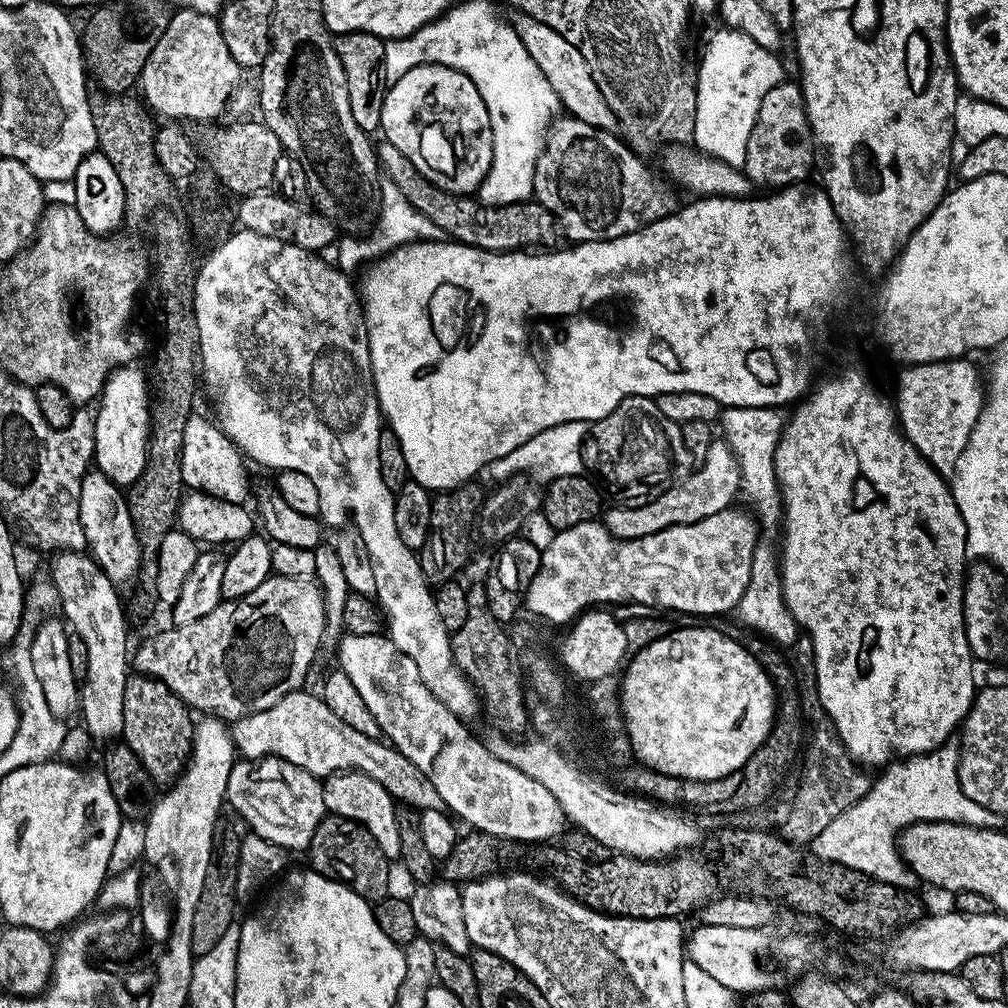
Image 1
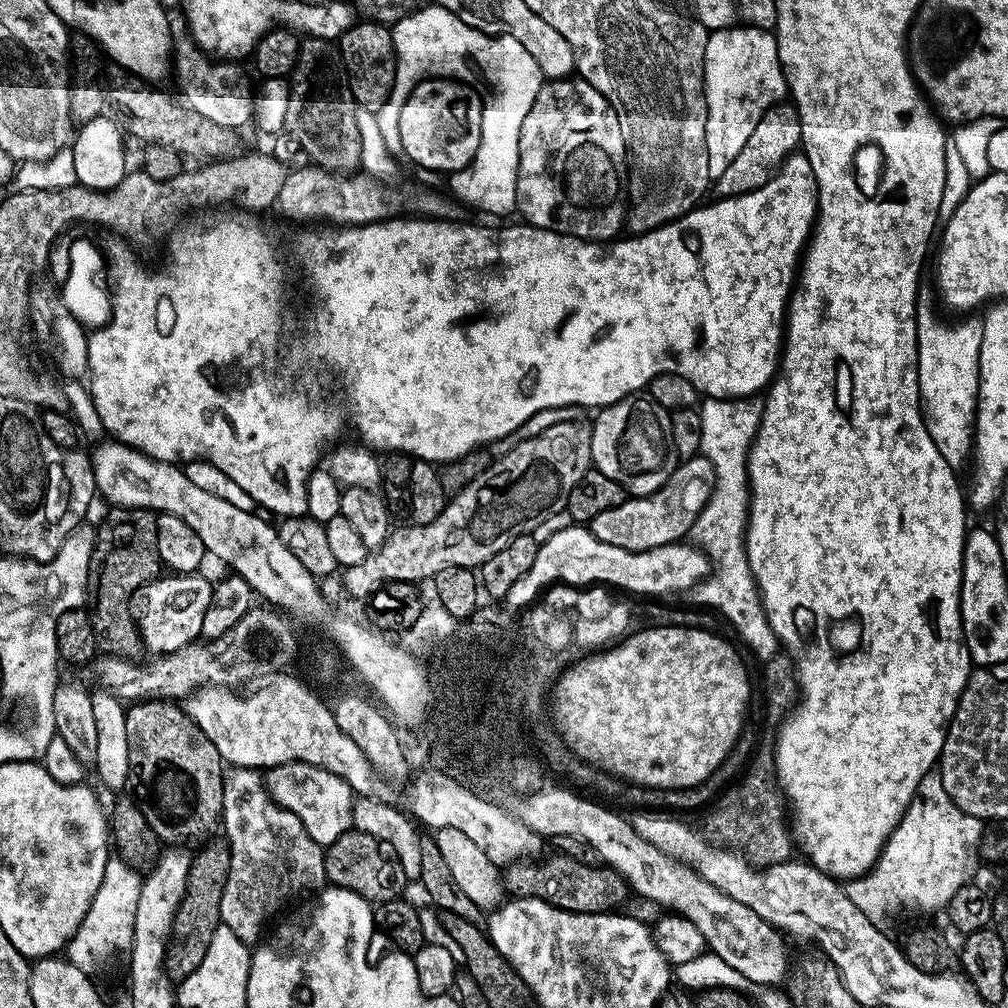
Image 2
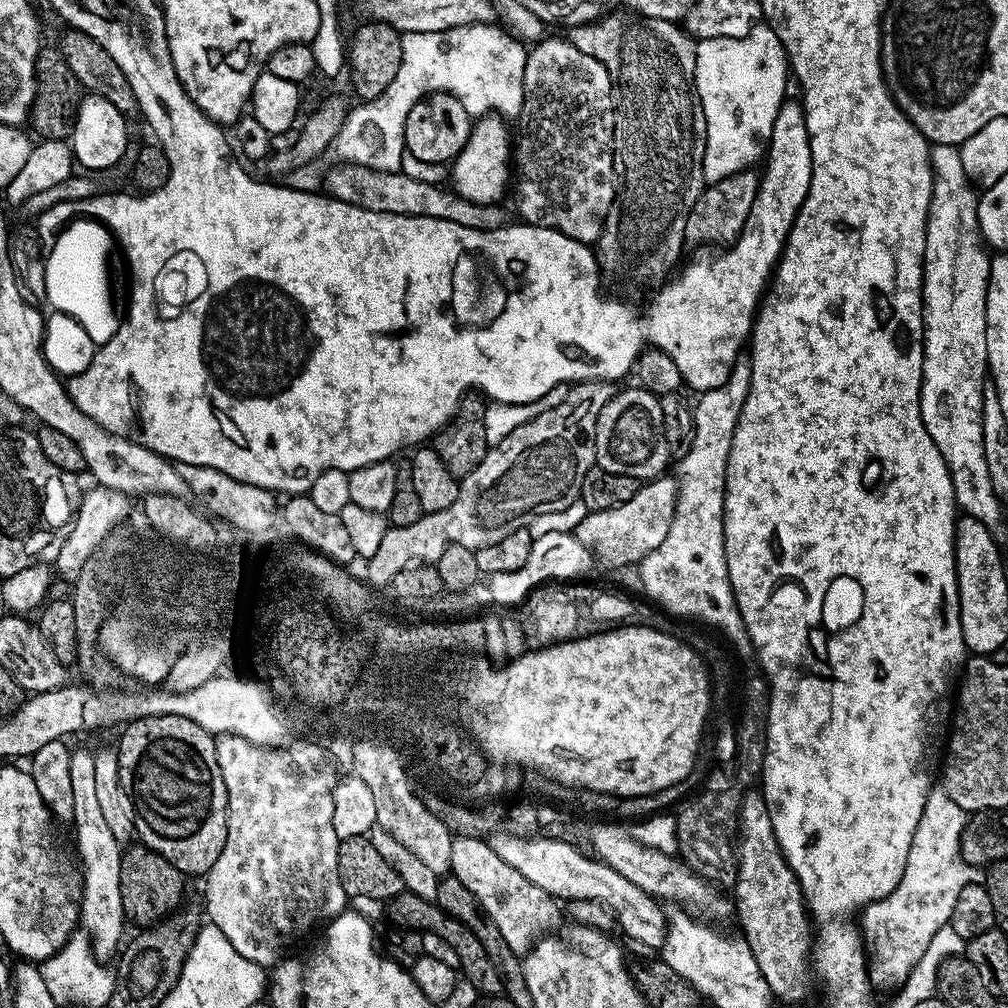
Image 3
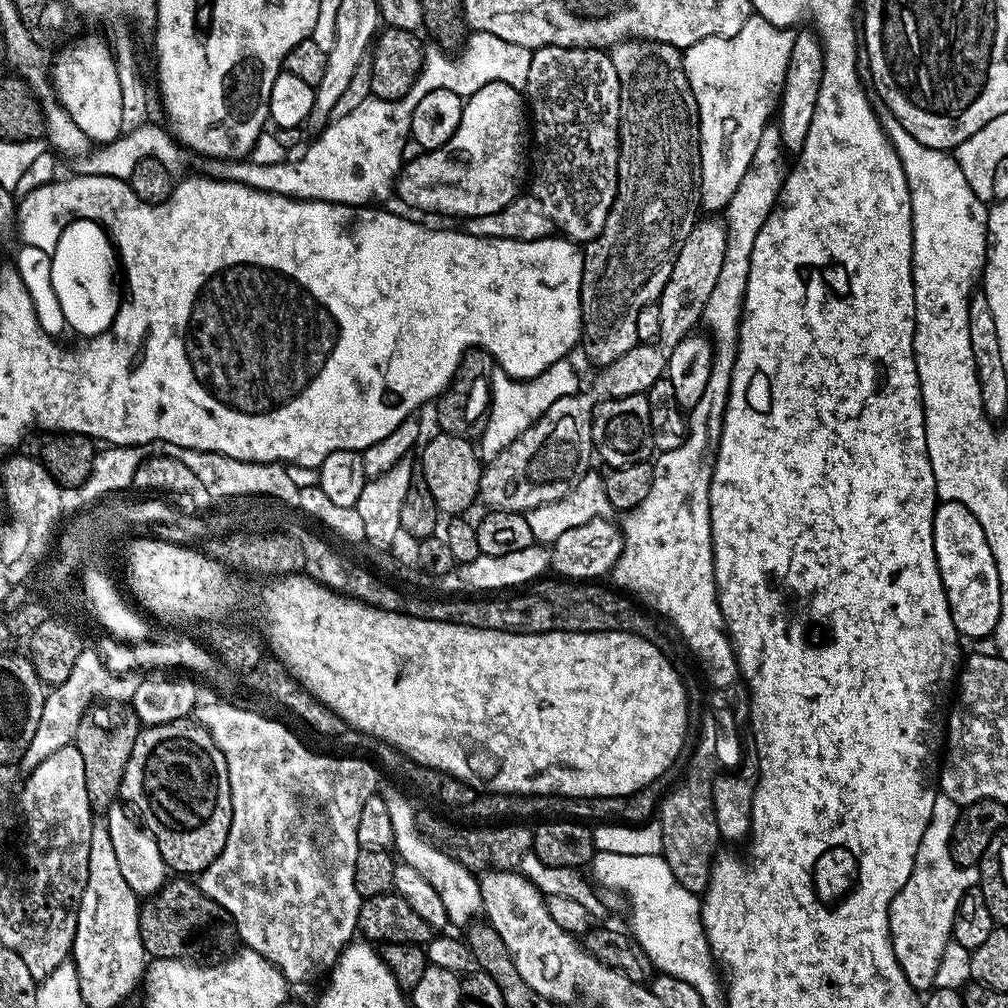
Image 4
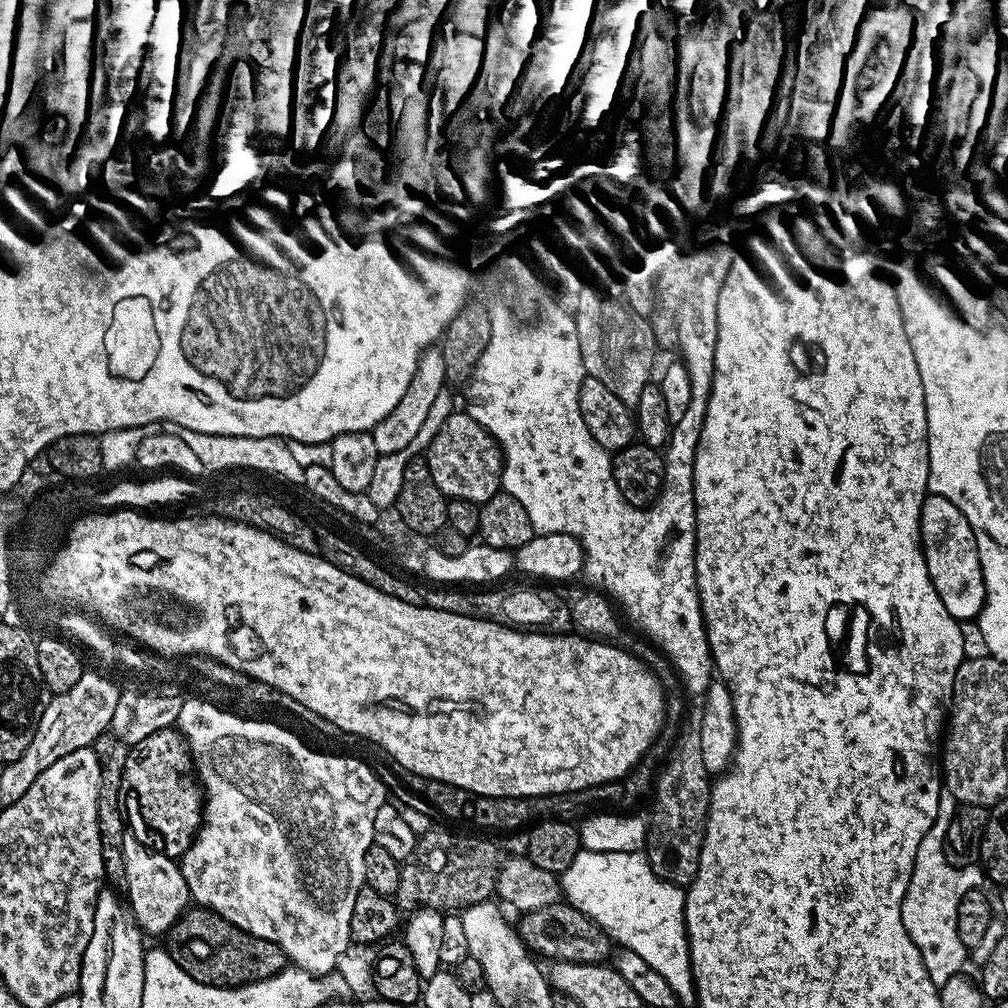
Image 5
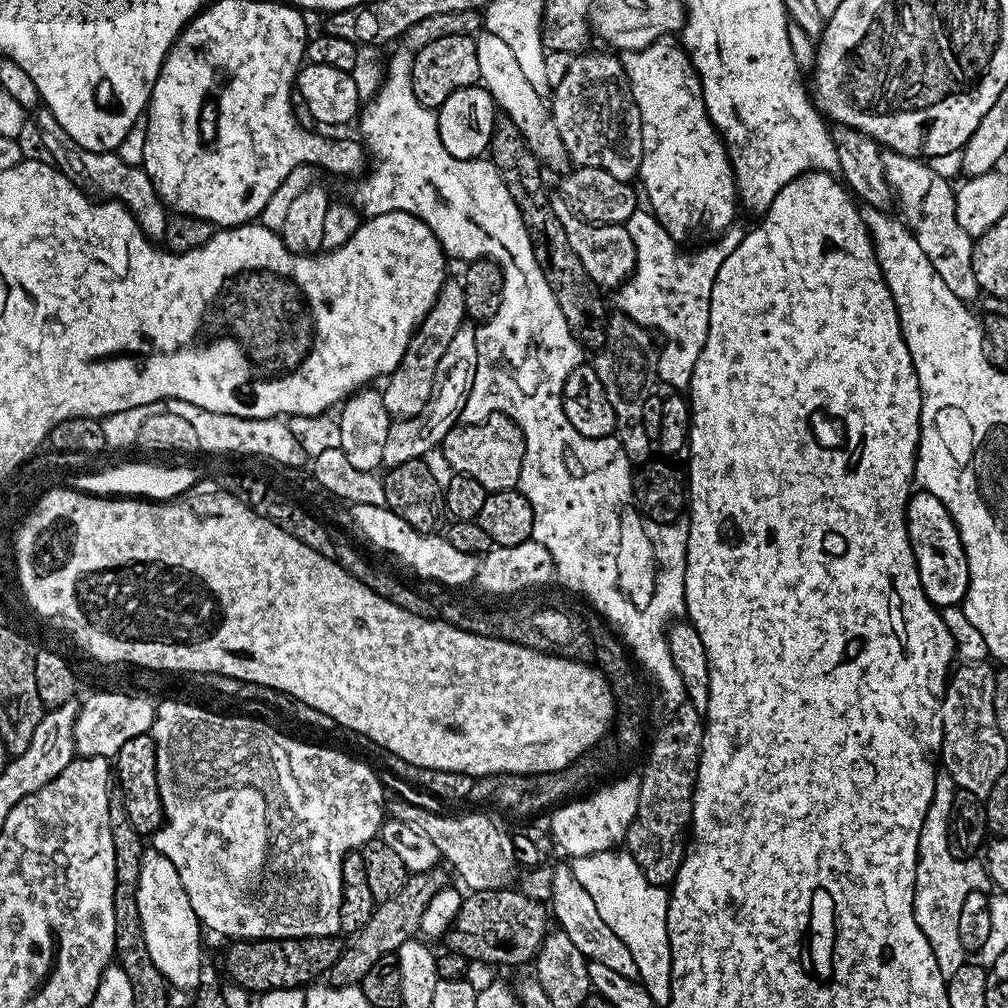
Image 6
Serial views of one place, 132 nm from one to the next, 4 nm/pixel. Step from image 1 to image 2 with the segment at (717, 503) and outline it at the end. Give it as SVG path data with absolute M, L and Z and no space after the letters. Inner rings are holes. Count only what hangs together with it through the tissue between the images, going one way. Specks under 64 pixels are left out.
M699 454L691 456L690 459L677 463L677 465L676 469L674 469L675 467L671 469L668 483L663 484L654 494L625 498L618 506L614 506L610 510L602 510L602 514L598 514L590 522L590 530L594 534L594 538L598 538L602 542L610 542L610 546L622 546L622 550L634 550L635 552L683 541L691 533L698 514L706 506L716 485L716 475L714 466L710 466L707 458Z

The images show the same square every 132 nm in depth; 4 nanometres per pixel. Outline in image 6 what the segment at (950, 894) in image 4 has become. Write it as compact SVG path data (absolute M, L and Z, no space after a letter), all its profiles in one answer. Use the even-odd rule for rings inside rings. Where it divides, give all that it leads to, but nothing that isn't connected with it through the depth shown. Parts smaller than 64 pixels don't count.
M941 771L937 775L934 798L930 802L930 810L926 810L922 834L918 838L916 885L912 903L914 918L922 934L926 934L926 942L932 945L938 970L945 978L953 976L966 962L964 947L962 942L958 942L958 914L962 914L962 902L966 902L966 894L988 892L990 888L988 869L979 859L961 858L957 855L948 835L956 789L956 783L948 772Z

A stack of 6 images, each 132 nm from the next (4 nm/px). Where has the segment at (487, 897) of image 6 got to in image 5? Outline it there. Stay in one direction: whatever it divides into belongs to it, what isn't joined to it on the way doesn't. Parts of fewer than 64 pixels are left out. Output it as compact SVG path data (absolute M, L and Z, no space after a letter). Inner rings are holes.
M557 902L537 912L525 912L519 919L520 924L518 923L518 931L521 940L524 941L524 945L533 953L539 954L539 952L541 952L544 956L550 956L551 961L559 962L565 960L571 964L603 964L613 955L614 941L612 937L609 936L607 932L601 930L589 916L579 912L579 910L570 903Z

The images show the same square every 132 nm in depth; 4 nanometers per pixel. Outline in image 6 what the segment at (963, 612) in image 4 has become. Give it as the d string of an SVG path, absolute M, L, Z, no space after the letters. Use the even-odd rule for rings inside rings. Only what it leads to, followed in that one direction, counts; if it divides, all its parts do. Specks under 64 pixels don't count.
M923 490L913 491L908 497L907 518L910 546L916 559L918 578L922 582L922 590L926 598L940 610L963 605L964 596L968 593L968 563L966 562L966 550L962 546L962 538L958 534L958 526L954 518L950 518L946 506L942 506L942 502L934 498L934 494Z

